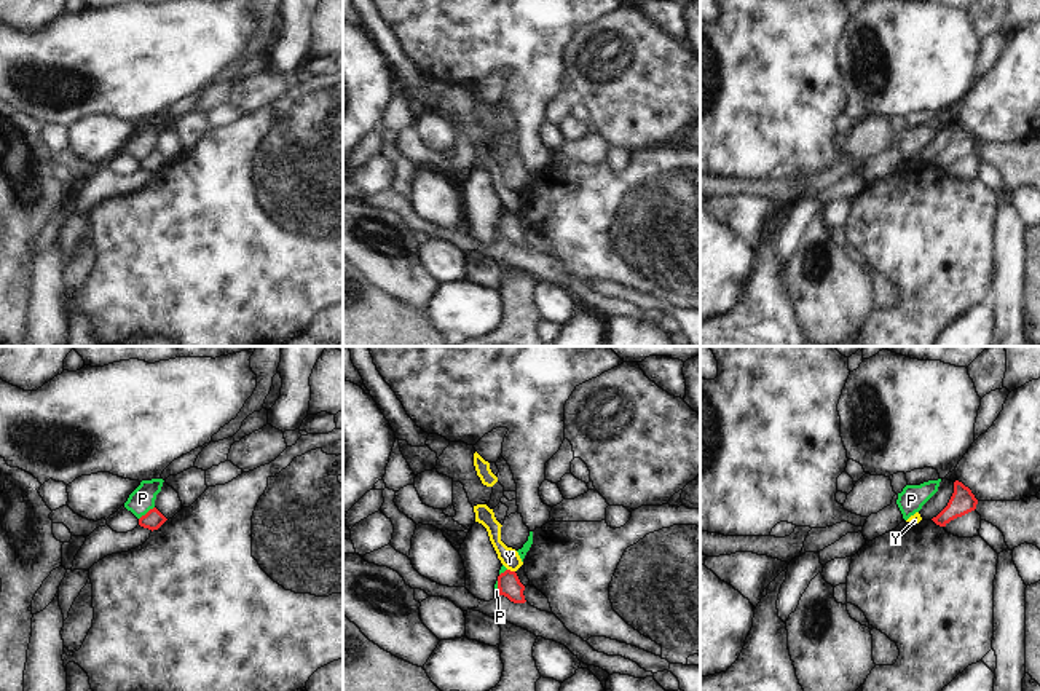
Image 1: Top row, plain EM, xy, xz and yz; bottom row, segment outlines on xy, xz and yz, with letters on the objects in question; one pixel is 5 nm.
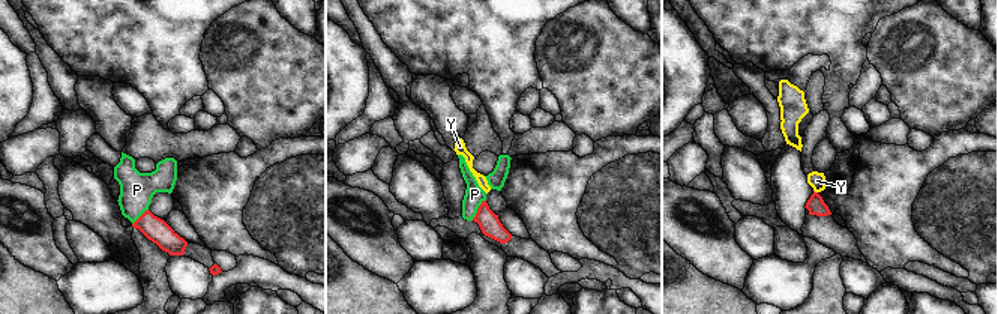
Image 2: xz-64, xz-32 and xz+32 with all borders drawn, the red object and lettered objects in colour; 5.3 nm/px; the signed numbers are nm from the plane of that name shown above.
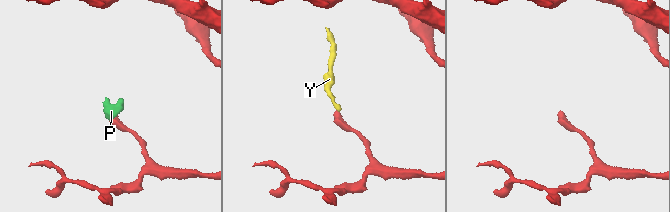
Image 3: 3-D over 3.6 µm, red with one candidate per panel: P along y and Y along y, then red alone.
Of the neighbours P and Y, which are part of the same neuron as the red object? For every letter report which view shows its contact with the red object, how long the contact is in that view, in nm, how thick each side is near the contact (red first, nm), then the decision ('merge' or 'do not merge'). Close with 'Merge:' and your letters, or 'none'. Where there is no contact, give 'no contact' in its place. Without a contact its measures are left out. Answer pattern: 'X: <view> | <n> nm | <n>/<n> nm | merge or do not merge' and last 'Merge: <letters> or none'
P: xy | 100 nm | 100/120 nm | do not merge
Y: xz | 40 nm | 120/100 nm | do not merge
Merge: none

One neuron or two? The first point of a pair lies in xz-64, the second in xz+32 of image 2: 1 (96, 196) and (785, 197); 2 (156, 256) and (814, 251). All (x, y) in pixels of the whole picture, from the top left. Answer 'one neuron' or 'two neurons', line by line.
1: two neurons
2: two neurons

